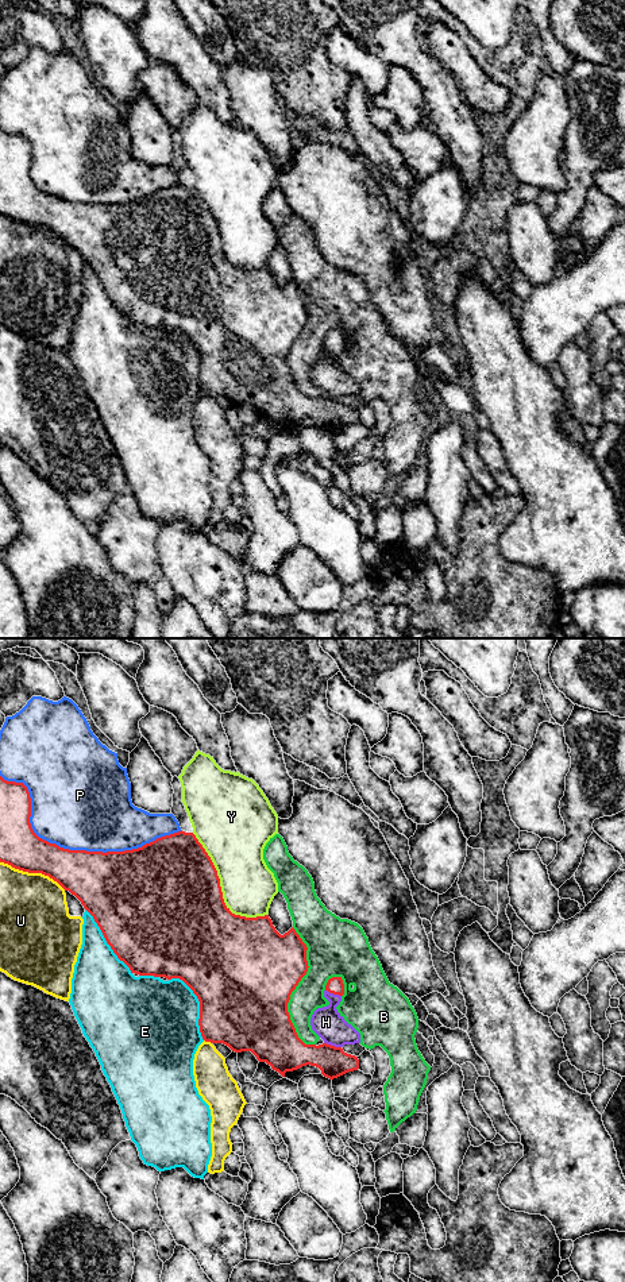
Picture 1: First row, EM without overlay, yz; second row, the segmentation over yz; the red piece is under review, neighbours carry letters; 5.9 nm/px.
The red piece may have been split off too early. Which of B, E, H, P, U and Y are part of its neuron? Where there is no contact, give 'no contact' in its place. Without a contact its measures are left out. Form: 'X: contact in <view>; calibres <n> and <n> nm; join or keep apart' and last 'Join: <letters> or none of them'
B: contact in yz; calibres 500 and 200 nm; keep apart
E: contact in yz; calibres 500 and 440 nm; keep apart
H: contact in yz; calibres 190 and 180 nm; join
P: contact in yz; calibres 360 and 500 nm; keep apart
U: contact in yz; calibres 240 and 400 nm; keep apart
Y: contact in yz; calibres 500 and 320 nm; keep apart
Join: H

